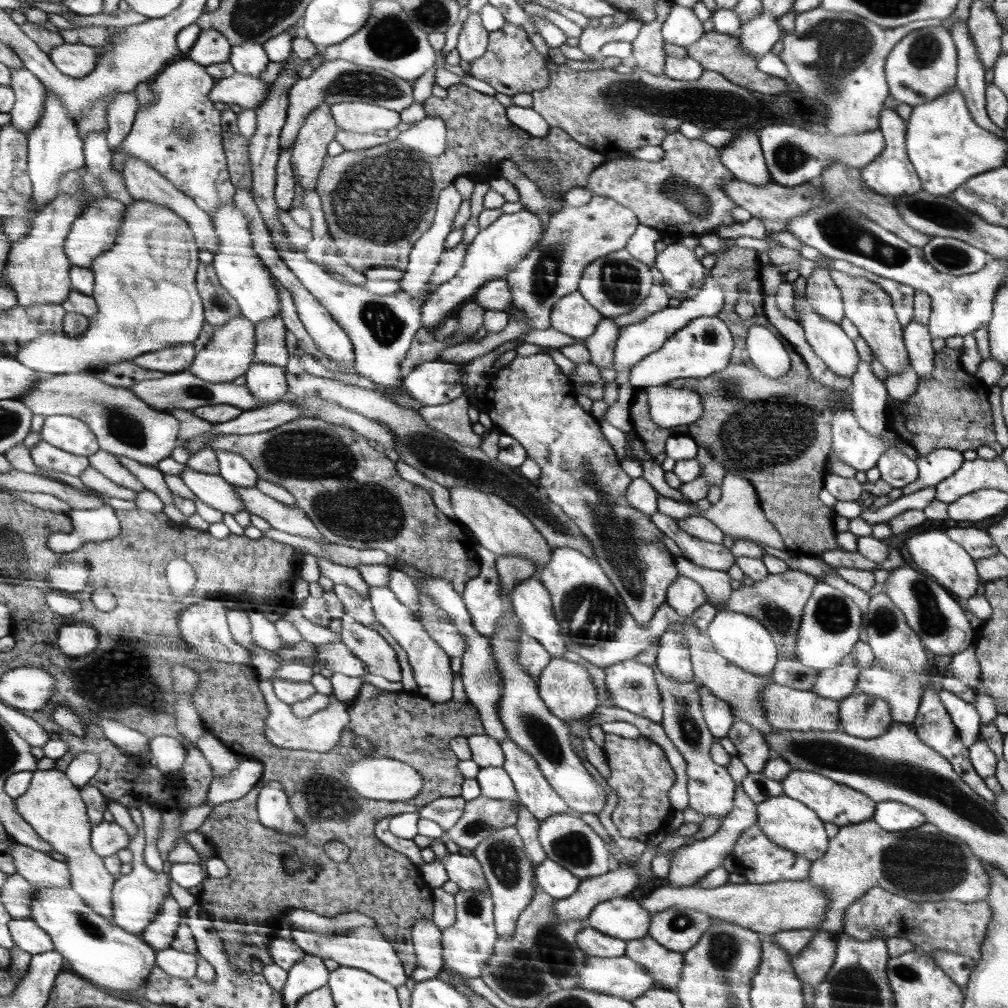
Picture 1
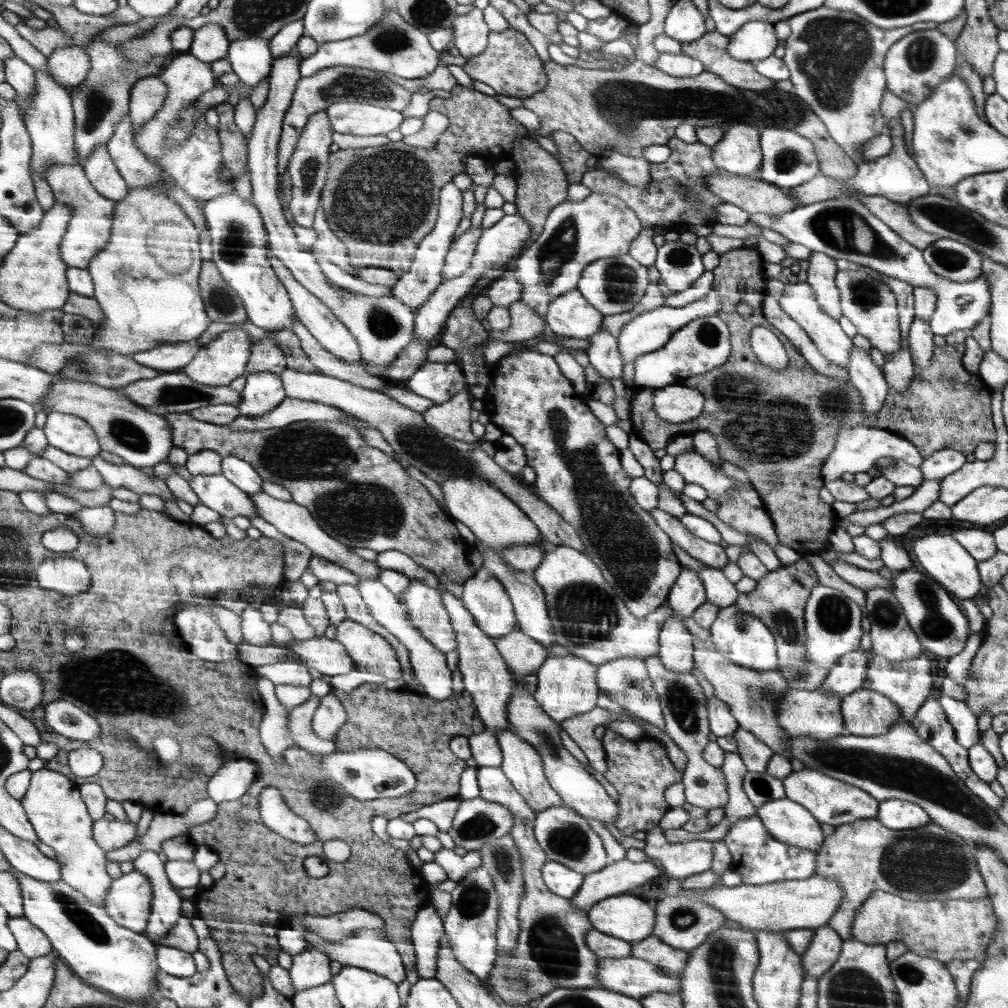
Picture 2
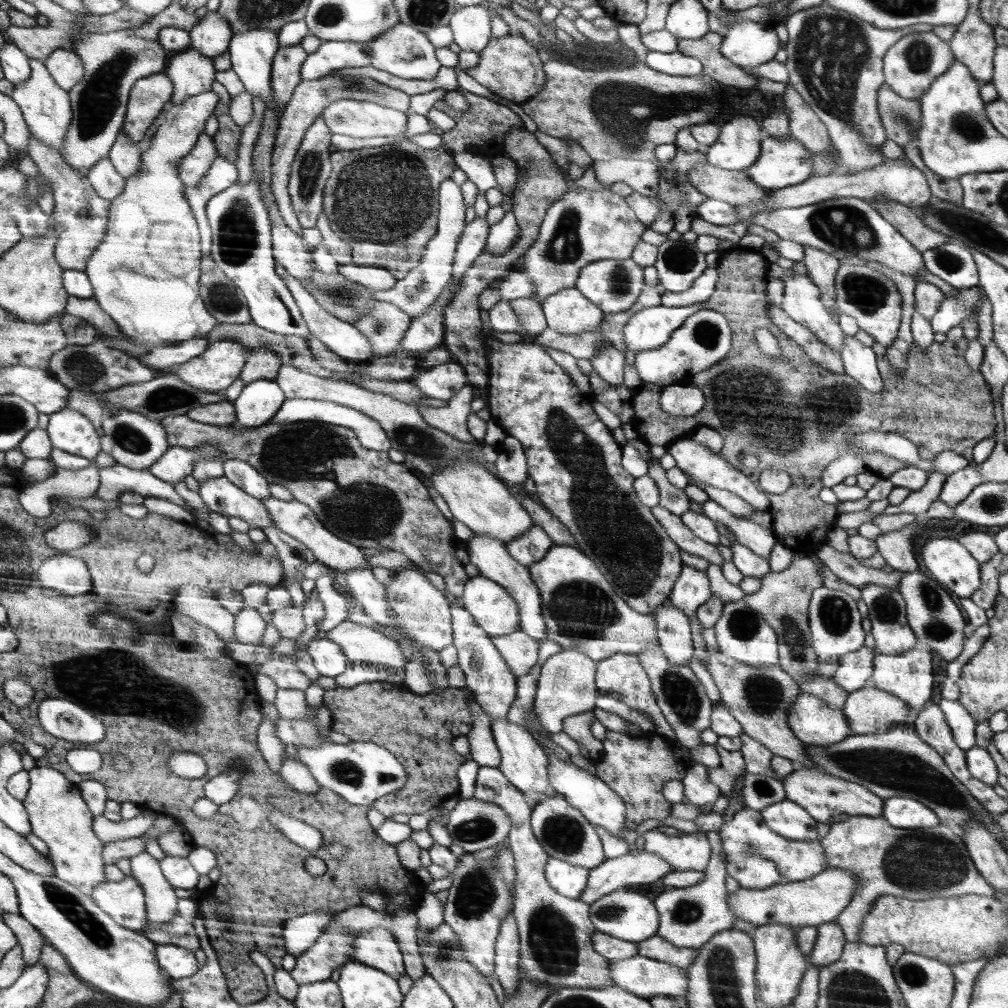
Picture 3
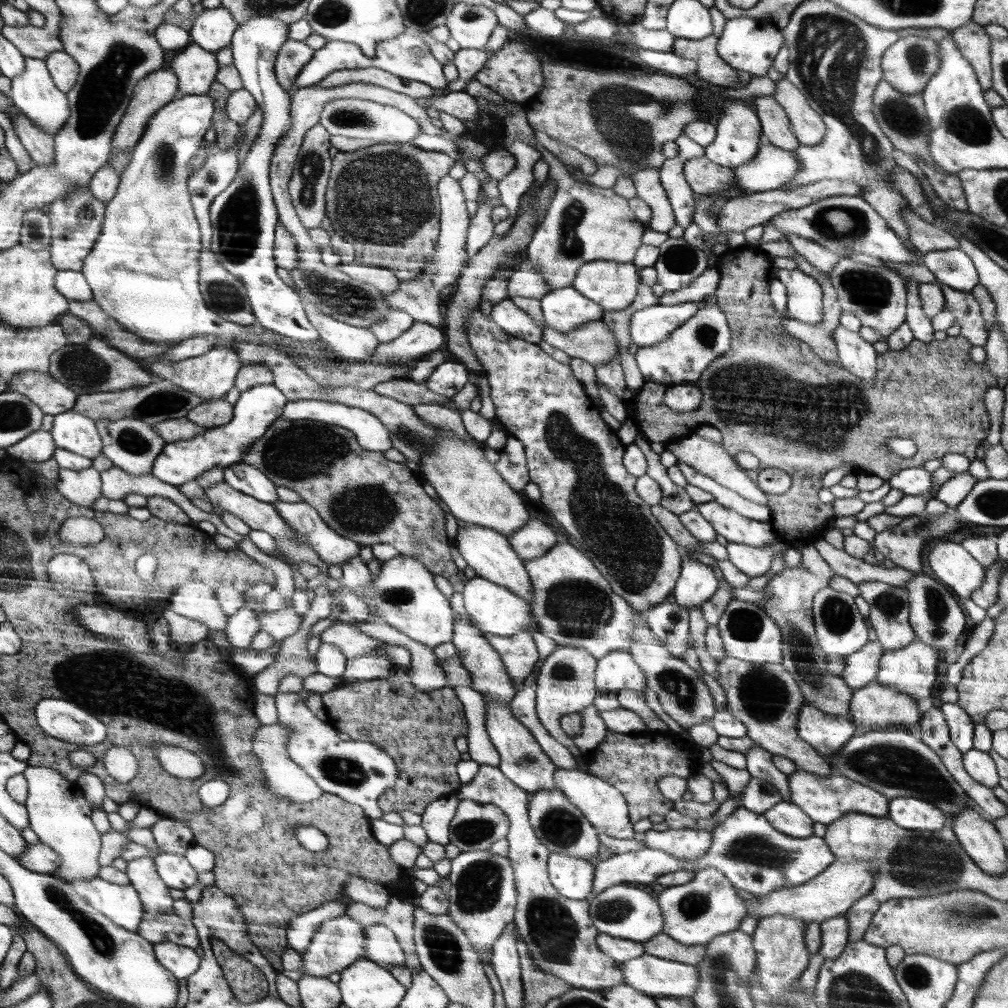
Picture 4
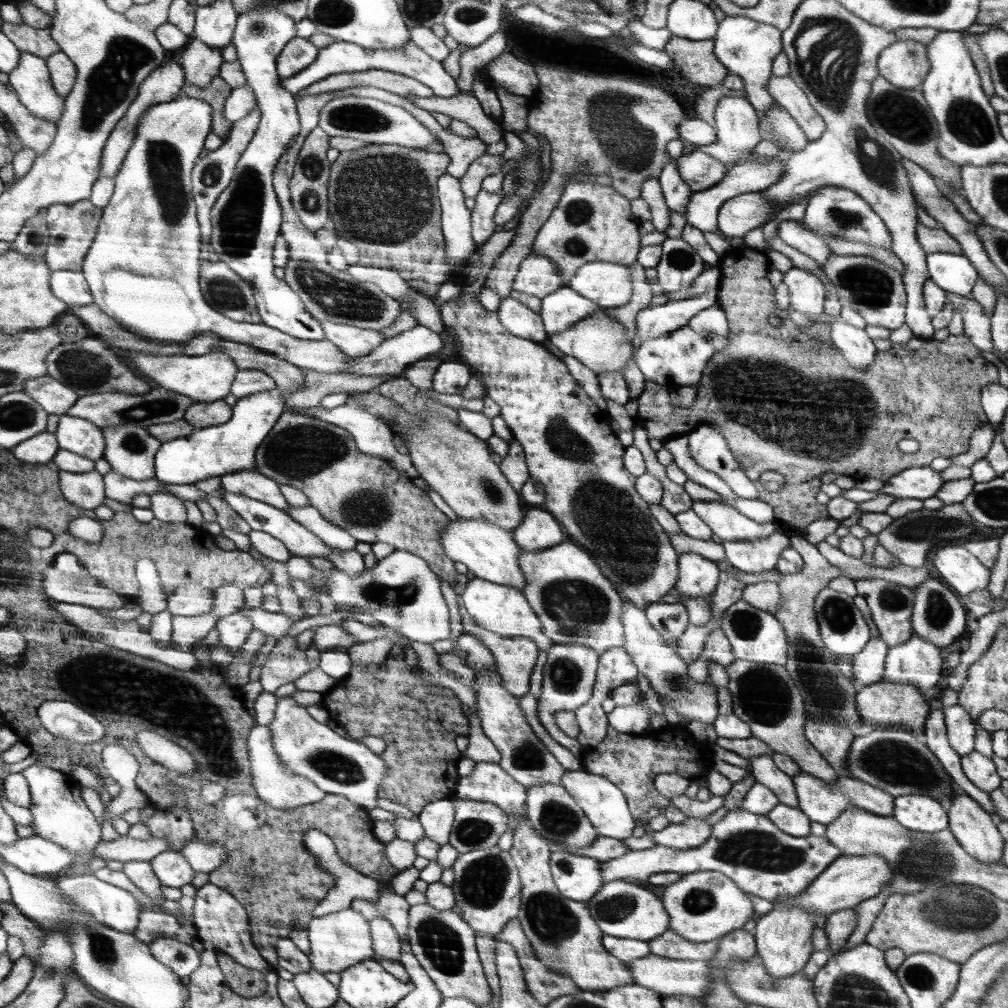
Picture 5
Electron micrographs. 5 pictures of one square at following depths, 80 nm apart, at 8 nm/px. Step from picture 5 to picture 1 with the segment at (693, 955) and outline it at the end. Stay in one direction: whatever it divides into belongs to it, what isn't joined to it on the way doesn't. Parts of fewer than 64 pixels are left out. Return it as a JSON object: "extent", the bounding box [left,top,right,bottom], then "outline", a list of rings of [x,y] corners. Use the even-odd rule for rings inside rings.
{"extent":[626,934,685,990],"outline":[[[649,934],[627,941],[626,953],[630,960],[640,964],[652,976],[656,988],[676,990],[684,974],[685,956],[682,952],[672,952],[658,944]]]}

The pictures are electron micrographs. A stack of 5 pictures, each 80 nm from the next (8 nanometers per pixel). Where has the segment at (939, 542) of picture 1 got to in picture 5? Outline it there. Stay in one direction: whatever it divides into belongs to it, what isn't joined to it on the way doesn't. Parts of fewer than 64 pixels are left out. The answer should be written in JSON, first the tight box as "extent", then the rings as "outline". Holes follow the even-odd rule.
{"extent":[933,545,991,596],"outline":[[[964,545],[938,549],[933,563],[941,578],[962,596],[987,588],[991,581],[991,569],[986,568]]]}

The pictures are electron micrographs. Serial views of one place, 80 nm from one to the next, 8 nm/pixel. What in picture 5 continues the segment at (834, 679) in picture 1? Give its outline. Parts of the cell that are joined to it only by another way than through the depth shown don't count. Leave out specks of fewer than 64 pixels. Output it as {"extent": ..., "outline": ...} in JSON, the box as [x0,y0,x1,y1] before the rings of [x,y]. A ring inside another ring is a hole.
{"extent":[852,636,889,687],"outline":[[[879,636],[871,638],[864,650],[852,656],[854,684],[865,687],[884,680],[885,659],[888,658],[889,644]]]}

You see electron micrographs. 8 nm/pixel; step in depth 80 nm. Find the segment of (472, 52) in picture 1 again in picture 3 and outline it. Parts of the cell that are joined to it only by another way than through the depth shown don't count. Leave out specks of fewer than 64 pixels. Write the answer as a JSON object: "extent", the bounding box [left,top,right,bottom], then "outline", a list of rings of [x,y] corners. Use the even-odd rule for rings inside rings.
{"extent":[448,5,491,52],"outline":[[[481,5],[458,8],[448,22],[461,50],[480,52],[491,39],[491,16]]]}

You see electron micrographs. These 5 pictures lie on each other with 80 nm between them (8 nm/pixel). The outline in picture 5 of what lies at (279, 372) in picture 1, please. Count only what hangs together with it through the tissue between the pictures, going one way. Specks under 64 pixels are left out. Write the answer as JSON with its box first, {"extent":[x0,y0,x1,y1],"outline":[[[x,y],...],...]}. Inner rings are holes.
{"extent":[155,389,284,485],"outline":[[[279,389],[238,399],[233,416],[225,424],[197,429],[192,435],[164,442],[156,454],[155,478],[172,485],[196,482],[234,471],[254,471],[255,452],[284,413],[284,393]]]}

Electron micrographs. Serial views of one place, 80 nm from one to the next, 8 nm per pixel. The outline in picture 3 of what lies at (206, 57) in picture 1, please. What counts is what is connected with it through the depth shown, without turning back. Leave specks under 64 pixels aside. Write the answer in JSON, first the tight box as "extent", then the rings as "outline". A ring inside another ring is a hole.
{"extent":[190,12,233,58],"outline":[[[208,12],[190,30],[190,48],[210,58],[219,57],[233,37],[230,23],[218,12]]]}

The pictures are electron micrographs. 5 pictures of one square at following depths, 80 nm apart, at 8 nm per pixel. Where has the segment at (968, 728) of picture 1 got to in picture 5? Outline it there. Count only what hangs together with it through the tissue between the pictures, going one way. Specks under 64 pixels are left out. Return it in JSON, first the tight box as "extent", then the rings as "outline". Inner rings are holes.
{"extent":[942,702,976,756],"outline":[[[958,702],[954,706],[944,706],[942,710],[950,746],[960,756],[970,754],[974,751],[976,722]]]}

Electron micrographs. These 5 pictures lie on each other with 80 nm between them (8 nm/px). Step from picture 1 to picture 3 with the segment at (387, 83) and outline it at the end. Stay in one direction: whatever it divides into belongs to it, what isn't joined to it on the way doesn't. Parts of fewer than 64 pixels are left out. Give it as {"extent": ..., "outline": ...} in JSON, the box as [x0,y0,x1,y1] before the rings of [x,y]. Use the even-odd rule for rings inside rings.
{"extent":[272,73,411,237],"outline":[[[336,73],[328,74],[321,79],[302,80],[297,86],[292,99],[289,100],[289,104],[284,106],[284,110],[281,112],[277,144],[272,154],[272,191],[285,223],[300,237],[302,237],[302,226],[297,219],[296,210],[293,208],[292,197],[289,195],[288,189],[293,160],[296,158],[297,150],[301,147],[302,140],[305,139],[305,132],[309,130],[314,120],[319,118],[321,112],[329,104],[342,99],[375,102],[383,107],[398,109],[400,112],[406,113],[409,112],[411,96],[402,90],[392,88],[372,78],[343,78],[336,75]]]}

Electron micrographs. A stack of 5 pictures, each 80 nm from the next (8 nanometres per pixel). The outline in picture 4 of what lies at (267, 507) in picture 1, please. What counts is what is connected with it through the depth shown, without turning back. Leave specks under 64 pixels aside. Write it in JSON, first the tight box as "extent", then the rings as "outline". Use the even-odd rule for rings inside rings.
{"extent":[272,501,365,564],"outline":[[[306,501],[272,502],[277,513],[310,544],[324,563],[341,564],[365,551],[357,542],[338,534]]]}

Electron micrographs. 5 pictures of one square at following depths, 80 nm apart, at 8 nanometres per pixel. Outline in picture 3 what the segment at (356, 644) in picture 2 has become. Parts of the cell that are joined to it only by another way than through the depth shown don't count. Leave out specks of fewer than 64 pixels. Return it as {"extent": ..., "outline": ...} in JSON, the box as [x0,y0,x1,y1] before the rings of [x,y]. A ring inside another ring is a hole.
{"extent":[326,620,407,674],"outline":[[[346,620],[328,631],[326,638],[341,646],[349,661],[385,666],[396,674],[405,670],[407,660],[401,646],[372,628]]]}

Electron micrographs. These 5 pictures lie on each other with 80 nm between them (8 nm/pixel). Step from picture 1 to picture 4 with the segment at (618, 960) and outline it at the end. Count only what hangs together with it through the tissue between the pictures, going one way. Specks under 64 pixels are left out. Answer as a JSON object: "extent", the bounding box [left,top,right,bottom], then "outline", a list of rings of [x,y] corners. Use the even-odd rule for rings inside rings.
{"extent":[620,954,699,997],"outline":[[[644,954],[639,958],[625,961],[620,966],[625,976],[624,984],[637,988],[640,992],[659,997],[692,997],[699,983],[699,966],[668,961]]]}

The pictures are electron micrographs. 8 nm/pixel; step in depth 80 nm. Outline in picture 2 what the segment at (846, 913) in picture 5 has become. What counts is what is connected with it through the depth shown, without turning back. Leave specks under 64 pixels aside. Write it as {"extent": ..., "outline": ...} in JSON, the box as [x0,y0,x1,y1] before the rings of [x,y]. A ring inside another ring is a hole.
{"extent":[801,924,843,979],"outline":[[[827,924],[824,927],[818,927],[810,947],[806,948],[806,953],[801,955],[803,969],[806,977],[808,974],[811,977],[819,979],[841,956],[841,945],[843,944],[842,937],[838,934],[836,929],[833,929]]]}

